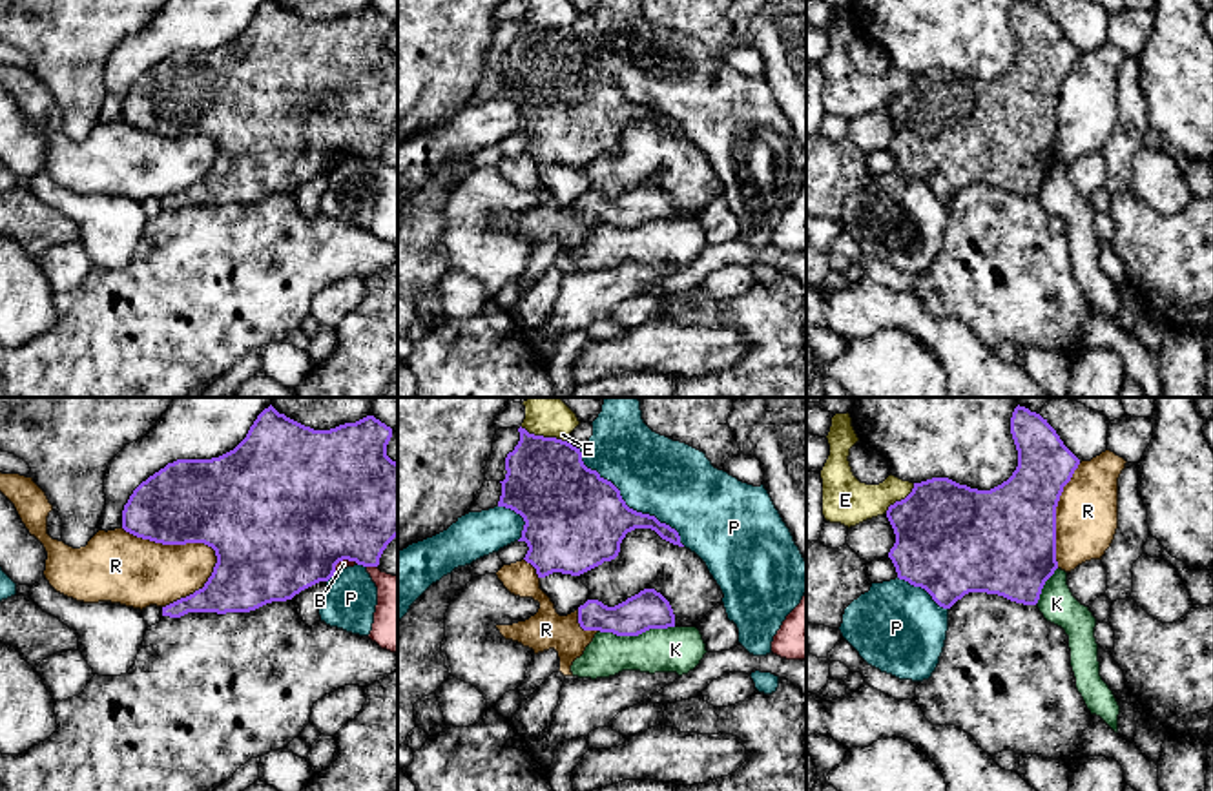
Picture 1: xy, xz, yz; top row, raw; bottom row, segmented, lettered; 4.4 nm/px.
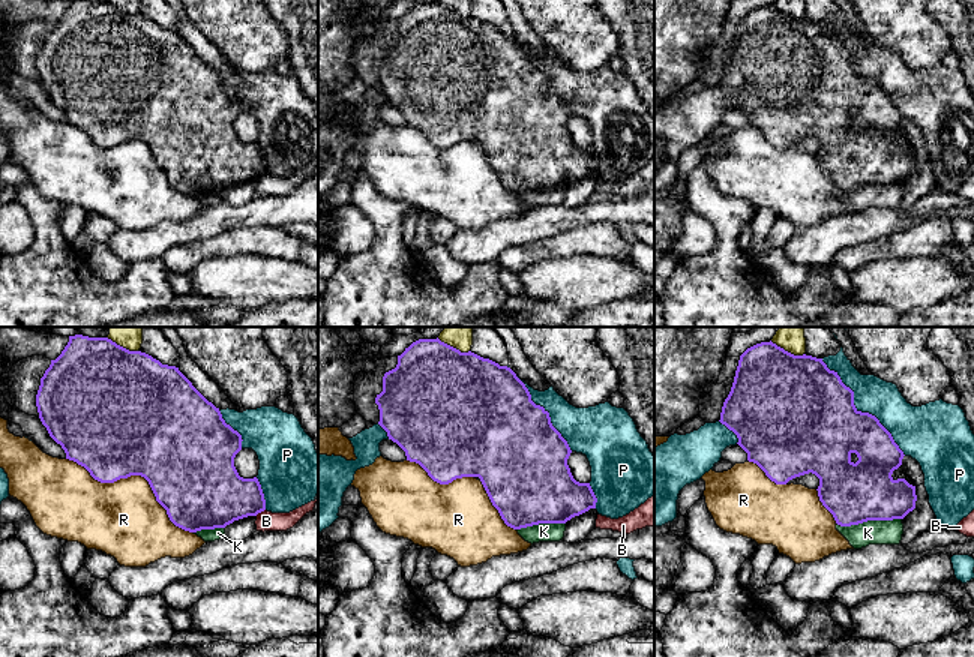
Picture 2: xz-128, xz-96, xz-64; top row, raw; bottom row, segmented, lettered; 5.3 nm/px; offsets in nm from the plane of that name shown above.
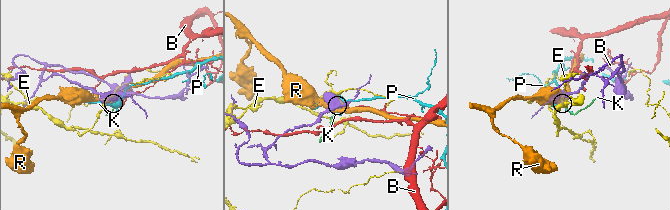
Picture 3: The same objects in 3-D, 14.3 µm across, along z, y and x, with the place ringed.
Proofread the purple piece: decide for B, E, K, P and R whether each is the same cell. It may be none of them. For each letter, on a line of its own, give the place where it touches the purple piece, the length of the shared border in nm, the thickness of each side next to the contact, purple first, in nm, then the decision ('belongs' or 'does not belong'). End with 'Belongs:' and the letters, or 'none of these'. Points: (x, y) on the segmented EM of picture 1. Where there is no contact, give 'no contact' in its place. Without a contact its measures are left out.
B: meets purple in xy at (343, 558); contact 130 nm long; 500 nm thick on the purple side, 40 nm on the other; does not belong
E: meets purple in xz at (542, 436); contact 220 nm long; 360 nm thick on the purple side, 180 nm on the other; does not belong
K: meets purple in xz at (635, 635); contact 340 nm long; 170 nm thick on the purple side, 200 nm on the other; does not belong
P: meets purple in xz at (626, 505); contact 650 nm long; 440 nm thick on the purple side, 360 nm on the other; does not belong
R: meets purple in xy at (177, 544); contact 460 nm long; 380 nm thick on the purple side, 300 nm on the other; does not belong
Belongs: none of these

